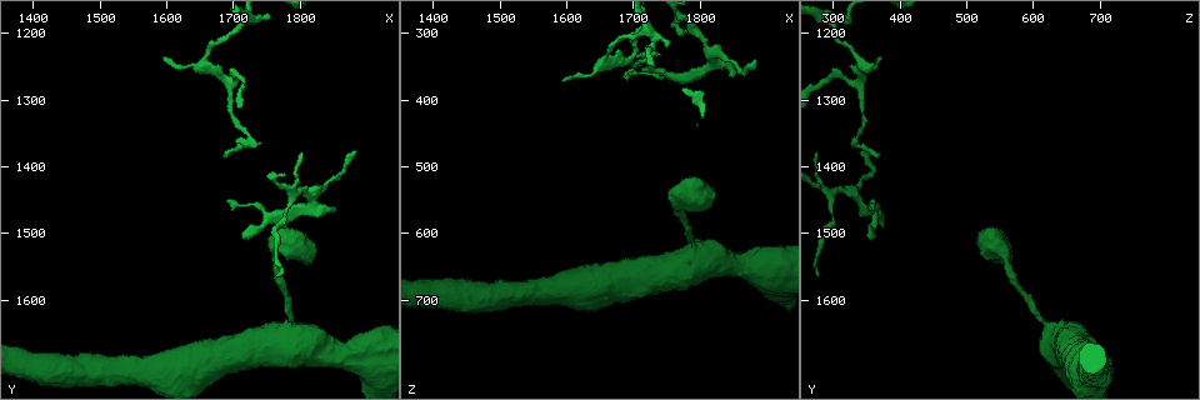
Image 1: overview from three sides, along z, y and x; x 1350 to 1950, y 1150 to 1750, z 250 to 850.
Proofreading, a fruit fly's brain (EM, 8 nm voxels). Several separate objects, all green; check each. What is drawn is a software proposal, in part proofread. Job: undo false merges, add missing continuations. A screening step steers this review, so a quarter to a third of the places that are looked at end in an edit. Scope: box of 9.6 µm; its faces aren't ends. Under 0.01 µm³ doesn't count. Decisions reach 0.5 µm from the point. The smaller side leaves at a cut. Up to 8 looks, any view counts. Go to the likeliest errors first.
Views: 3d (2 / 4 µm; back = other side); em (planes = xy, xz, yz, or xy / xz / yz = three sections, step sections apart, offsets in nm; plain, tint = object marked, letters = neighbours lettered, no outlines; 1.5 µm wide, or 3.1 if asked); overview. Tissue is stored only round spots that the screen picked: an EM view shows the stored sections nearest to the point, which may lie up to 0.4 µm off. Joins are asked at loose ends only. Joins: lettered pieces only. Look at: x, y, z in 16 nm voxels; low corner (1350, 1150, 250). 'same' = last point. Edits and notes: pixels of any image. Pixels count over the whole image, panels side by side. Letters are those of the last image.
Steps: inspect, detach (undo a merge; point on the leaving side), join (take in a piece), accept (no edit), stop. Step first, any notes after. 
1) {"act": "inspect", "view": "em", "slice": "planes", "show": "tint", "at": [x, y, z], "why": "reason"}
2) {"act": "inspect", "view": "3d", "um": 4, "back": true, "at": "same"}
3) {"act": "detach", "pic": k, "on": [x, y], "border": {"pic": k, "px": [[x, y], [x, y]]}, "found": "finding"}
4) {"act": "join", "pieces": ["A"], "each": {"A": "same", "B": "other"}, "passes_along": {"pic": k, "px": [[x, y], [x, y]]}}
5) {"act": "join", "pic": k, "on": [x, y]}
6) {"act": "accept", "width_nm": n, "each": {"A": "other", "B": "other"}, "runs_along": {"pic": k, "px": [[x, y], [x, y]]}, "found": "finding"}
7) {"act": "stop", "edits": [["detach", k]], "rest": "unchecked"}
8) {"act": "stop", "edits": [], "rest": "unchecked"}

{"act": "inspect", "view": "3d", "um": 4, "back": true, "at": [1810, 1545, 565], "why": "stops while still wide"}

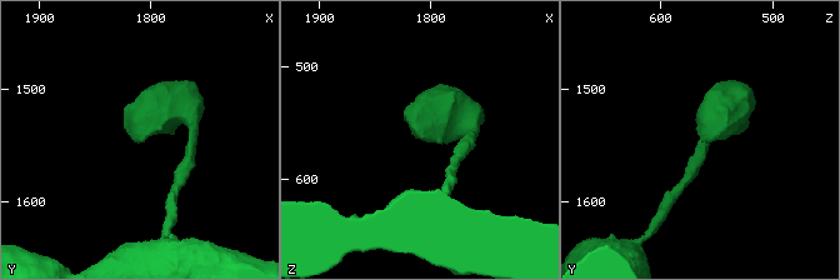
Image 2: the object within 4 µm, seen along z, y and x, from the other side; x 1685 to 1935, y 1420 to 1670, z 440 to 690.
{"act": "inspect", "view": "em", "slice": "planes", "show": "letters", "at": [1806, 1548, 562], "why": "now the EM"}

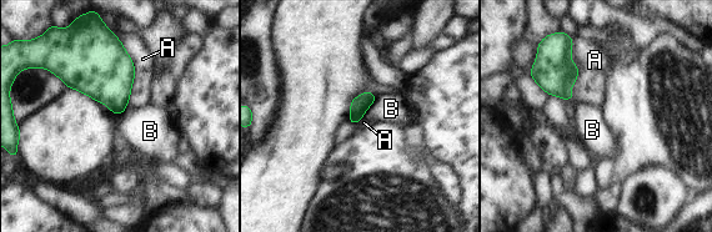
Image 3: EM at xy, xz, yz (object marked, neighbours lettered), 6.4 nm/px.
{"act": "accept", "longest_contact_nm": ["A", 500], "each": {"A": "other", "B": "other"}, "border": {"pic": 3, "px": [[376, 96], [376, 100], [361, 117]]}, "found": "none of them fits"}

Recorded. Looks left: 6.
{"act": "inspect", "view": "em", "slice": "planes", "show": "letters", "at": [1715, 1505, 355], "why": "branch stops here"}

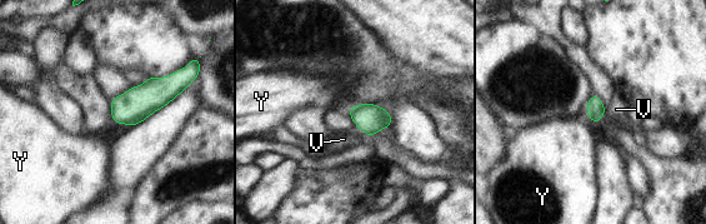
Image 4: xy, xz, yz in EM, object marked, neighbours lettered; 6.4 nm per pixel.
{"act": "join", "pieces": ["V"], "each": {"V": "same", "Y": "other"}, "passes_along": {"pic": 4, "px": [[369, 118], [362, 130], [344, 139]]}, "found": "the neuron continues"}

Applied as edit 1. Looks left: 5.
{"act": "inspect", "view": "overview", "why": "see it whole again"}

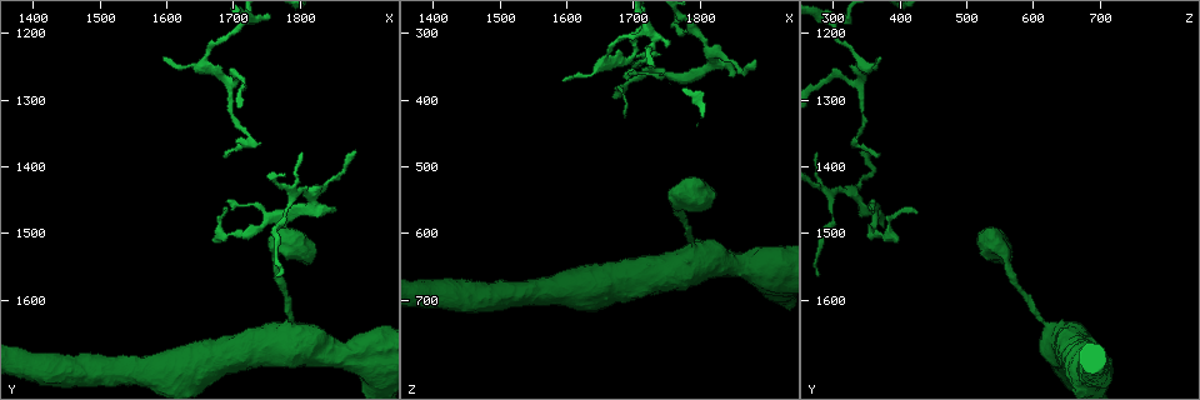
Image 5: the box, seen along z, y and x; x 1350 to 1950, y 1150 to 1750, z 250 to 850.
{"act": "inspect", "view": "em", "slice": "planes", "show": "letters", "at": [1685, 1385, 360], "why": "thin end"}

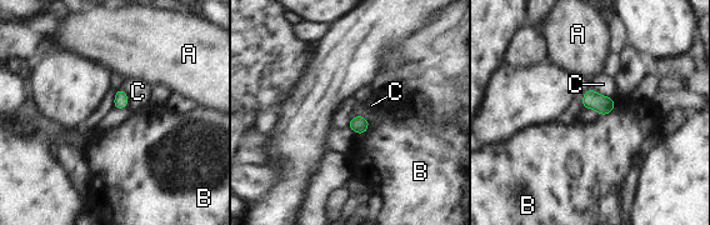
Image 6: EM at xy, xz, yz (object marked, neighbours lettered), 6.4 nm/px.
{"act": "accept", "each": {"A": "other", "B": "other", "C": "other"}, "border": {"pic": 6, "px": [[590, 86], [615, 100]]}, "found": "no lettered piece goes on from it"}

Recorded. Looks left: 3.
{"act": "stop", "edits": [["join", 4]], "rest": "unchecked"}

